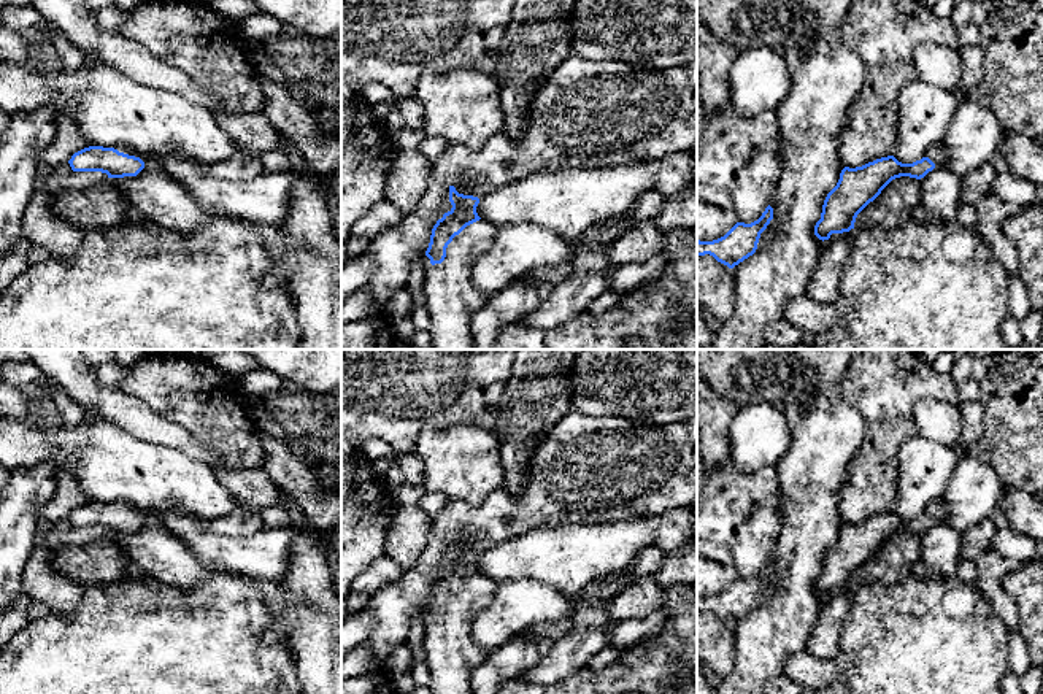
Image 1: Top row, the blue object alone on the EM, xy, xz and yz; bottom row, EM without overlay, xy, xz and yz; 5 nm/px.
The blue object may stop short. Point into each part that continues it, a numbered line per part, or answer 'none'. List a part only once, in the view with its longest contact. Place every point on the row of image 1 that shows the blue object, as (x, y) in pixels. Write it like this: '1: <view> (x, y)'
1: xz (451, 299)

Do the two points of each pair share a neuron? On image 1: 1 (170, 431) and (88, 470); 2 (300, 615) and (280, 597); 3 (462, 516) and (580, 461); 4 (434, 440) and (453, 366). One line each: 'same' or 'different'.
1: different
2: different
3: same
4: different

